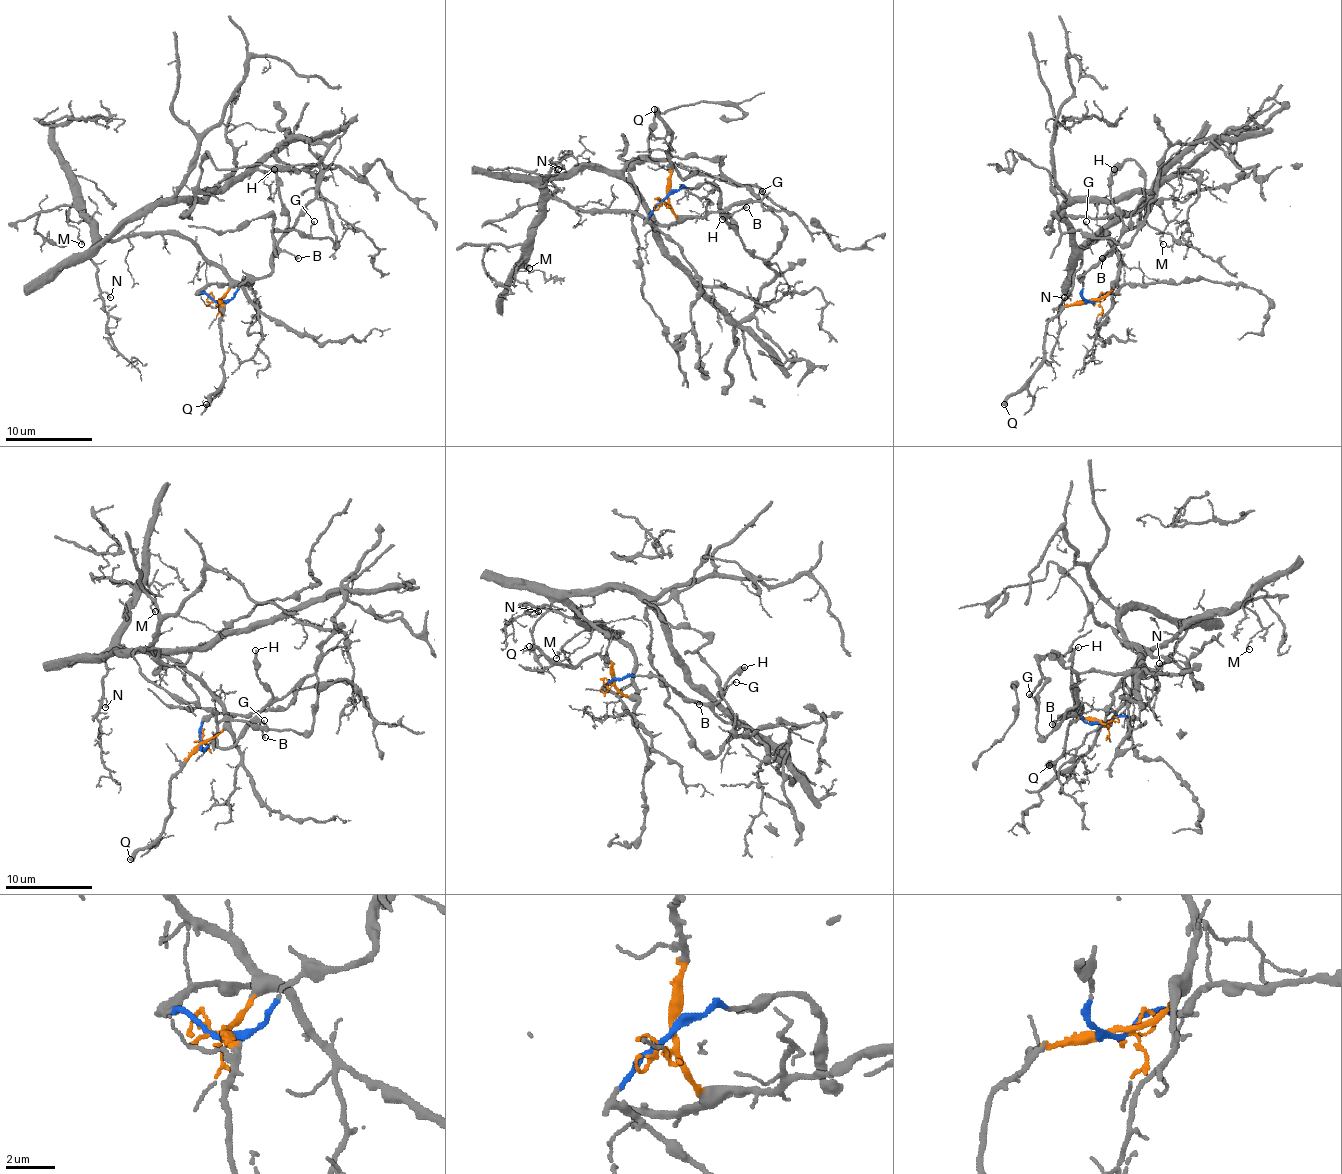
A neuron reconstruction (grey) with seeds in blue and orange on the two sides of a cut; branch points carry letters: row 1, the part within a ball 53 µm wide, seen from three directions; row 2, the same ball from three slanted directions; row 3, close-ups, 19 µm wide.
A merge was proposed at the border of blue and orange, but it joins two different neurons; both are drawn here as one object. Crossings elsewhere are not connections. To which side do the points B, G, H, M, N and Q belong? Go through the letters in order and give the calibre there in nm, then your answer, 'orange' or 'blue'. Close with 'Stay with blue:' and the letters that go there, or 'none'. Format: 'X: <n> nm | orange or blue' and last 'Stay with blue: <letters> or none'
B: 180 nm | blue
G: 150 nm | blue
H: 160 nm | blue
M: 130 nm | orange
N: 130 nm | orange
Q: 360 nm | orange
Stay with blue: B, G, H

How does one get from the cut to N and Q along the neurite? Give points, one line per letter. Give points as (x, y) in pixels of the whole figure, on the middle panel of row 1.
N: (667, 196), (669, 207), (678, 216), (665, 225), (651, 225), (632, 212), (578, 210), (539, 188), (558, 168)
Q: (667, 196), (671, 129), (654, 110)

